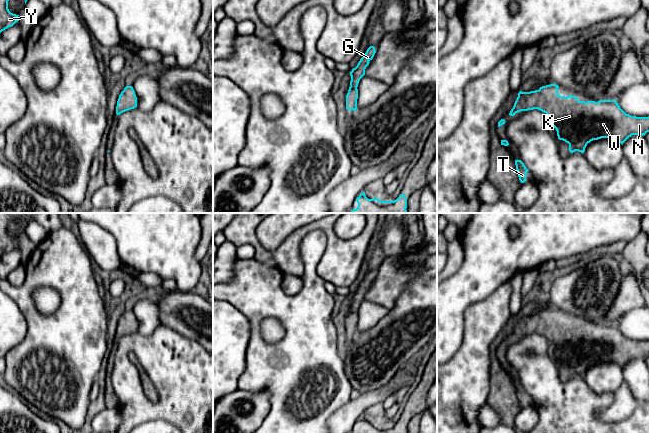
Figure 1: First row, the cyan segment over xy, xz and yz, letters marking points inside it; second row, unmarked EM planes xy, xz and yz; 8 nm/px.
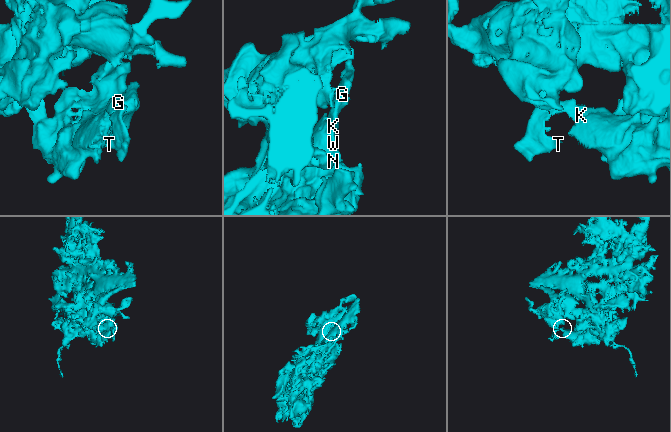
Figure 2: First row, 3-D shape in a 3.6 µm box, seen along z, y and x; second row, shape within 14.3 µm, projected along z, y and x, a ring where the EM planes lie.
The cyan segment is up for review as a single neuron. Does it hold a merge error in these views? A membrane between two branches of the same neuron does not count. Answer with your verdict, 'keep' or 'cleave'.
keep

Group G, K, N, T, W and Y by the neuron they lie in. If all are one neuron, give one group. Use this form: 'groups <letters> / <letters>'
groups G K N T W Y

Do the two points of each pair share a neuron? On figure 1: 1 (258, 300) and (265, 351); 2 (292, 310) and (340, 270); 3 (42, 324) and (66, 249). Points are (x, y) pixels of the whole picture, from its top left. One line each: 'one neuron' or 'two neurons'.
1: one neuron
2: two neurons
3: one neuron

